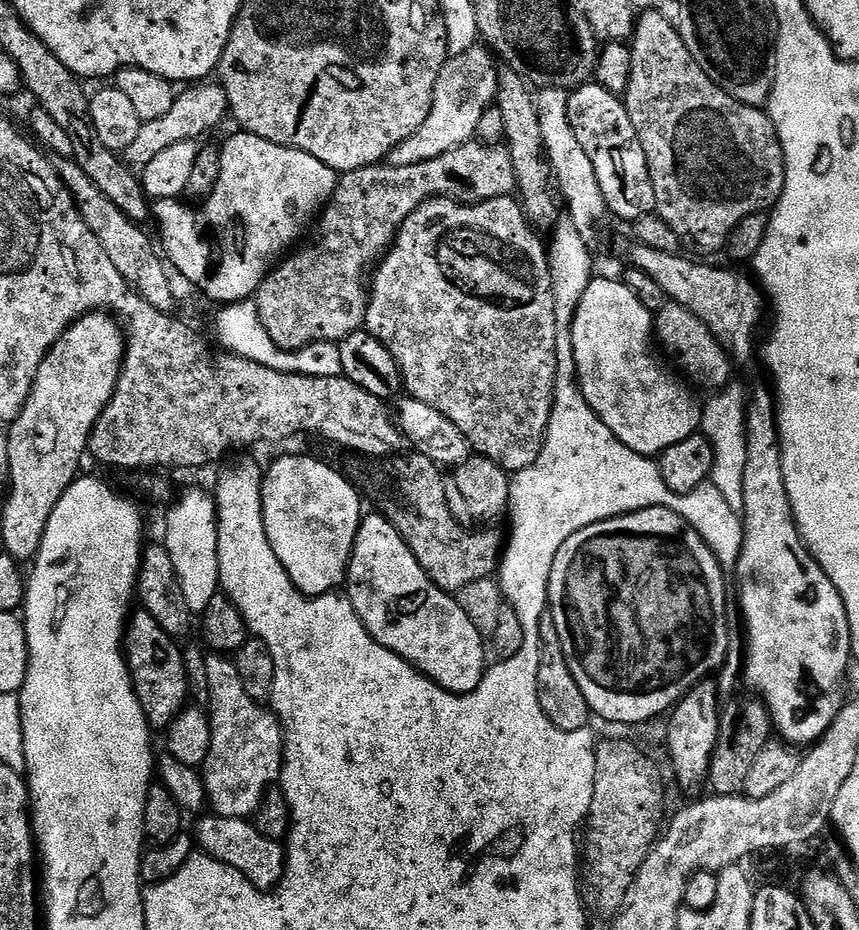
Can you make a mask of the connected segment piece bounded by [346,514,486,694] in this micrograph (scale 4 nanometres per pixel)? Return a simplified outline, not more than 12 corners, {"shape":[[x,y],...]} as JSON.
{"shape":[[383,514],[346,595],[368,633],[439,688],[484,681],[484,640]]}

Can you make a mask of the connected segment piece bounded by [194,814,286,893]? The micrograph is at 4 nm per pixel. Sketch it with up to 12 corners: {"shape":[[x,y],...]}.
{"shape":[[199,817],[201,853],[238,870],[259,892],[284,877],[286,848],[255,823]]}

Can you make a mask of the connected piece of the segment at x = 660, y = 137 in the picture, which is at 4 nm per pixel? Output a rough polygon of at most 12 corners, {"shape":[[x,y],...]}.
{"shape":[[639,13],[622,99],[656,212],[700,252],[775,208],[767,111]]}

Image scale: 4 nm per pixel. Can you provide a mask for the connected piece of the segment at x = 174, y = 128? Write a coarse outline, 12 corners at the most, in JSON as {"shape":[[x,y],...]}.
{"shape":[[219,83],[177,95],[169,113],[141,123],[127,163],[154,162],[170,146],[214,131],[226,120]]}

